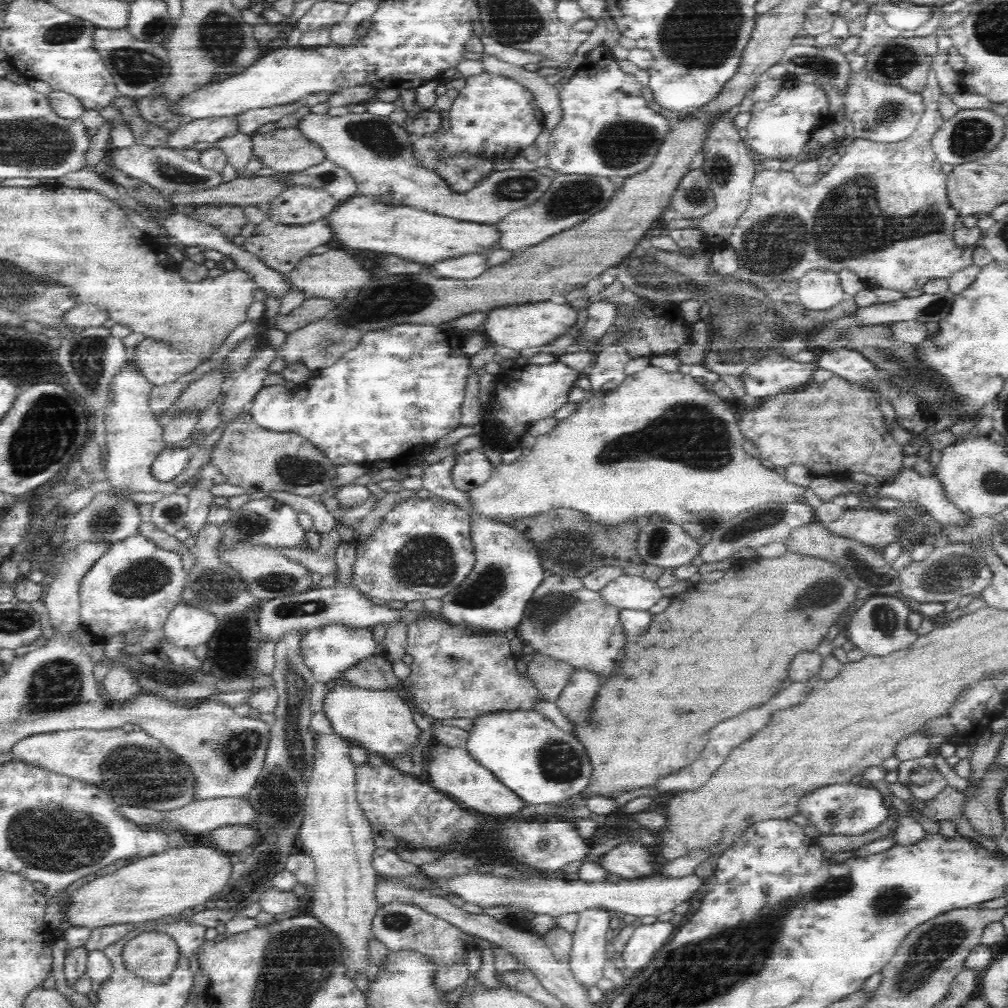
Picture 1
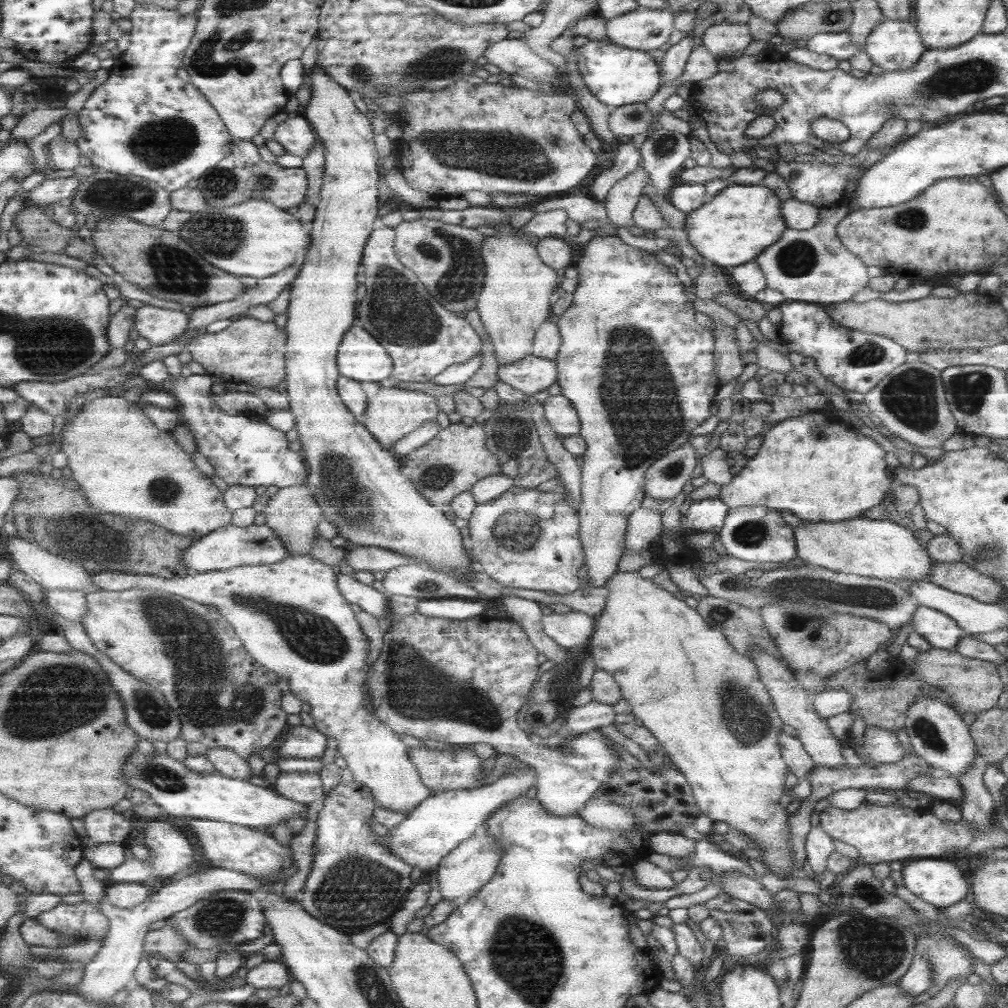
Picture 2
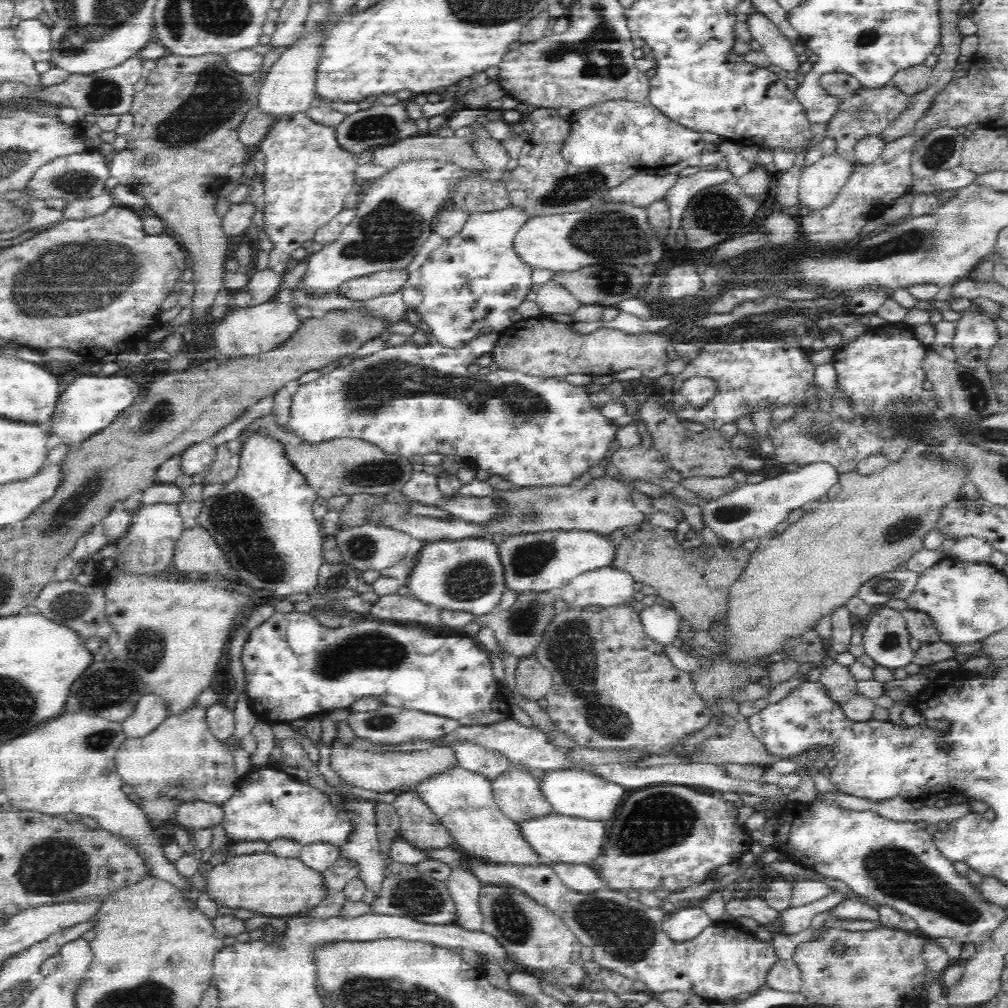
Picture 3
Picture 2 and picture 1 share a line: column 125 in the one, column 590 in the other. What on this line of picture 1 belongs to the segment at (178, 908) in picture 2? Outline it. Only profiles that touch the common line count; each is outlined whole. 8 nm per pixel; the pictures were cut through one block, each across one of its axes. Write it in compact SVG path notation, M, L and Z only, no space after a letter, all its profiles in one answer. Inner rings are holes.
M601 908L579 912L567 964L575 981L587 988L587 991L603 978L603 969L607 963L605 947L610 915L610 912Z

